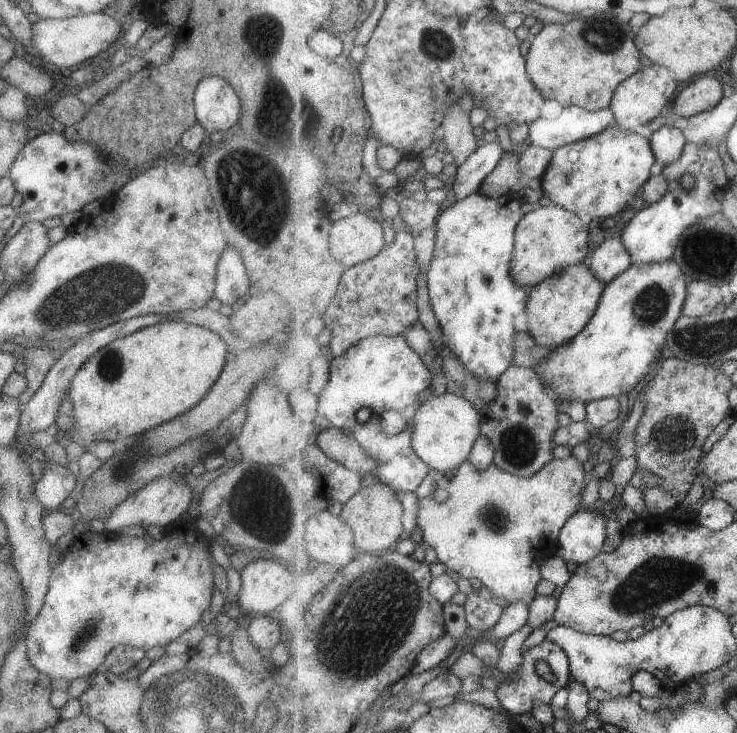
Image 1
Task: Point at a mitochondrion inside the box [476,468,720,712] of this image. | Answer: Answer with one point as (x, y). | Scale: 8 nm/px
(658, 579)

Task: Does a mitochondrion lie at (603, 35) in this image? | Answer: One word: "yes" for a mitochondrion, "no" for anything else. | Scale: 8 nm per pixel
yes

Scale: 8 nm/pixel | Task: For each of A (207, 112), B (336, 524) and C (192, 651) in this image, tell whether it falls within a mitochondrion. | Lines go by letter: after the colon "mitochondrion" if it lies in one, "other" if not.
A: other
B: other
C: other

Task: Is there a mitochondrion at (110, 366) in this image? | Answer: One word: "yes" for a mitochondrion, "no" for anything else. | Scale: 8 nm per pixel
yes

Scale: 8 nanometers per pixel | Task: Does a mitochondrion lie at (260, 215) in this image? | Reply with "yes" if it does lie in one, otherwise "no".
yes

